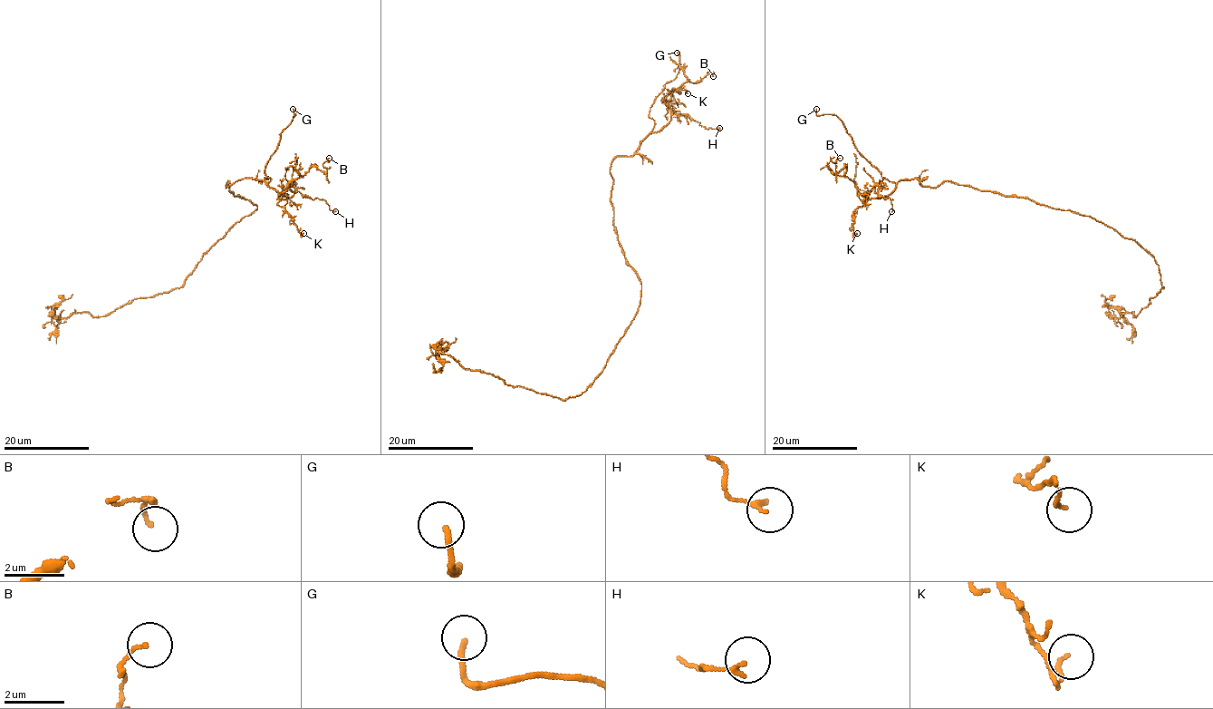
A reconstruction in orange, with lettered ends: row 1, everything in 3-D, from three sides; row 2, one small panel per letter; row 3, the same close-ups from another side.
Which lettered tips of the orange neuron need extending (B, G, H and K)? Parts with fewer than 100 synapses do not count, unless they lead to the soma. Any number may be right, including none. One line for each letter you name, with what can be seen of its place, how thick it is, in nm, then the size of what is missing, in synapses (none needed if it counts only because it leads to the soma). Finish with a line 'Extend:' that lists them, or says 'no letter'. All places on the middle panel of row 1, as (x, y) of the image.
G: at (677, 53); 170 nm thick
Extend: G

